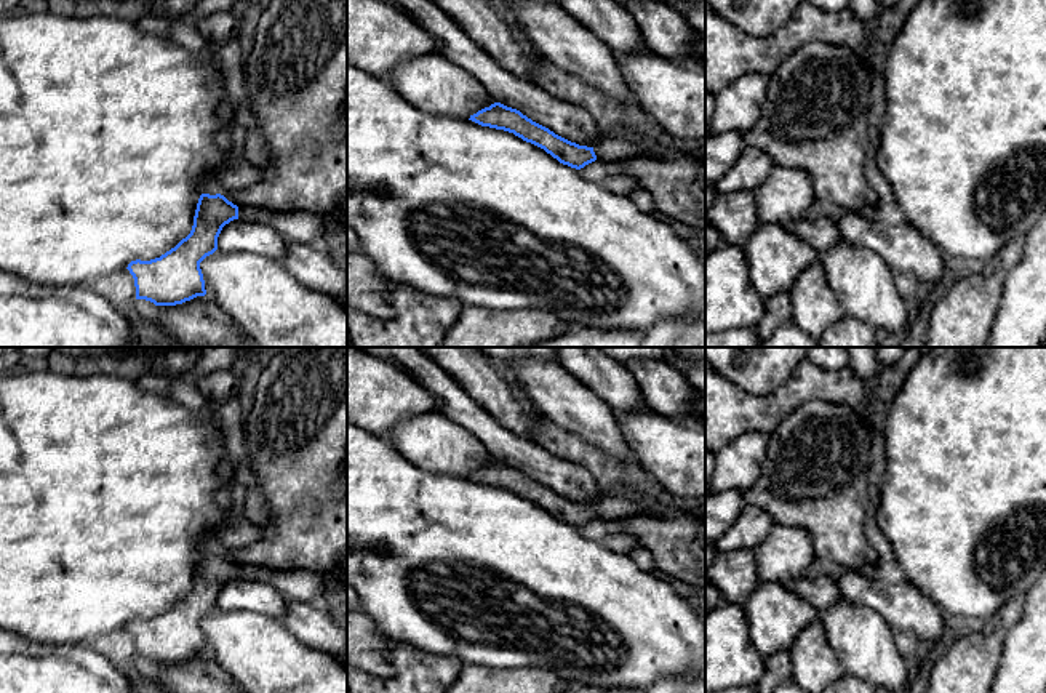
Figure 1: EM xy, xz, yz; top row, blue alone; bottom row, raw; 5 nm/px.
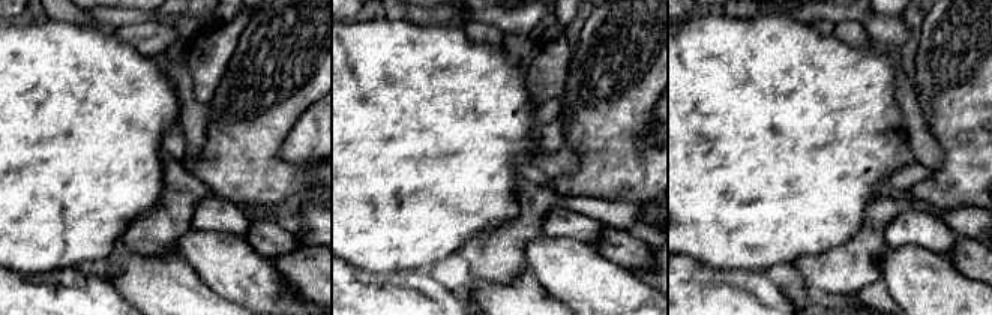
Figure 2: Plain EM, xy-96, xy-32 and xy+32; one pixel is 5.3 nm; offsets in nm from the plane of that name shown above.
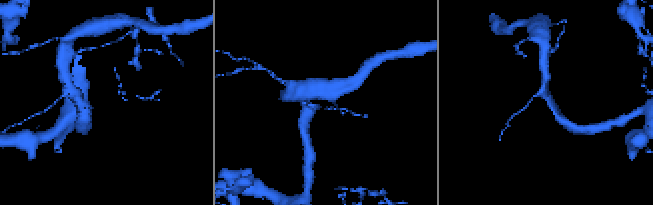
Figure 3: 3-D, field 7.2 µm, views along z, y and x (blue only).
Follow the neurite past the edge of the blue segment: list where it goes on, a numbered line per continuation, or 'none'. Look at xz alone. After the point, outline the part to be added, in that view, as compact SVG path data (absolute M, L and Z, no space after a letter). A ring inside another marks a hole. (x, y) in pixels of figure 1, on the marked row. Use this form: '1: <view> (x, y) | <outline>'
1: xz (608, 151) | M603 141L593 147L597 160L600 162L621 162L624 158L648 154L648 155L662 155L665 150L664 146L633 146L627 141Z

